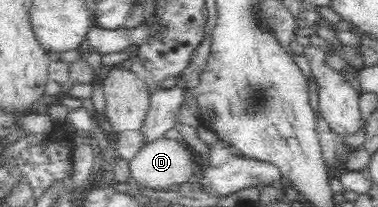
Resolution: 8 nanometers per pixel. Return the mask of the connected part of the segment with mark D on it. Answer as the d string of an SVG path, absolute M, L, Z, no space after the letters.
M166 137L148 141L128 163L140 185L157 191L167 191L193 177L194 163L183 145Z

